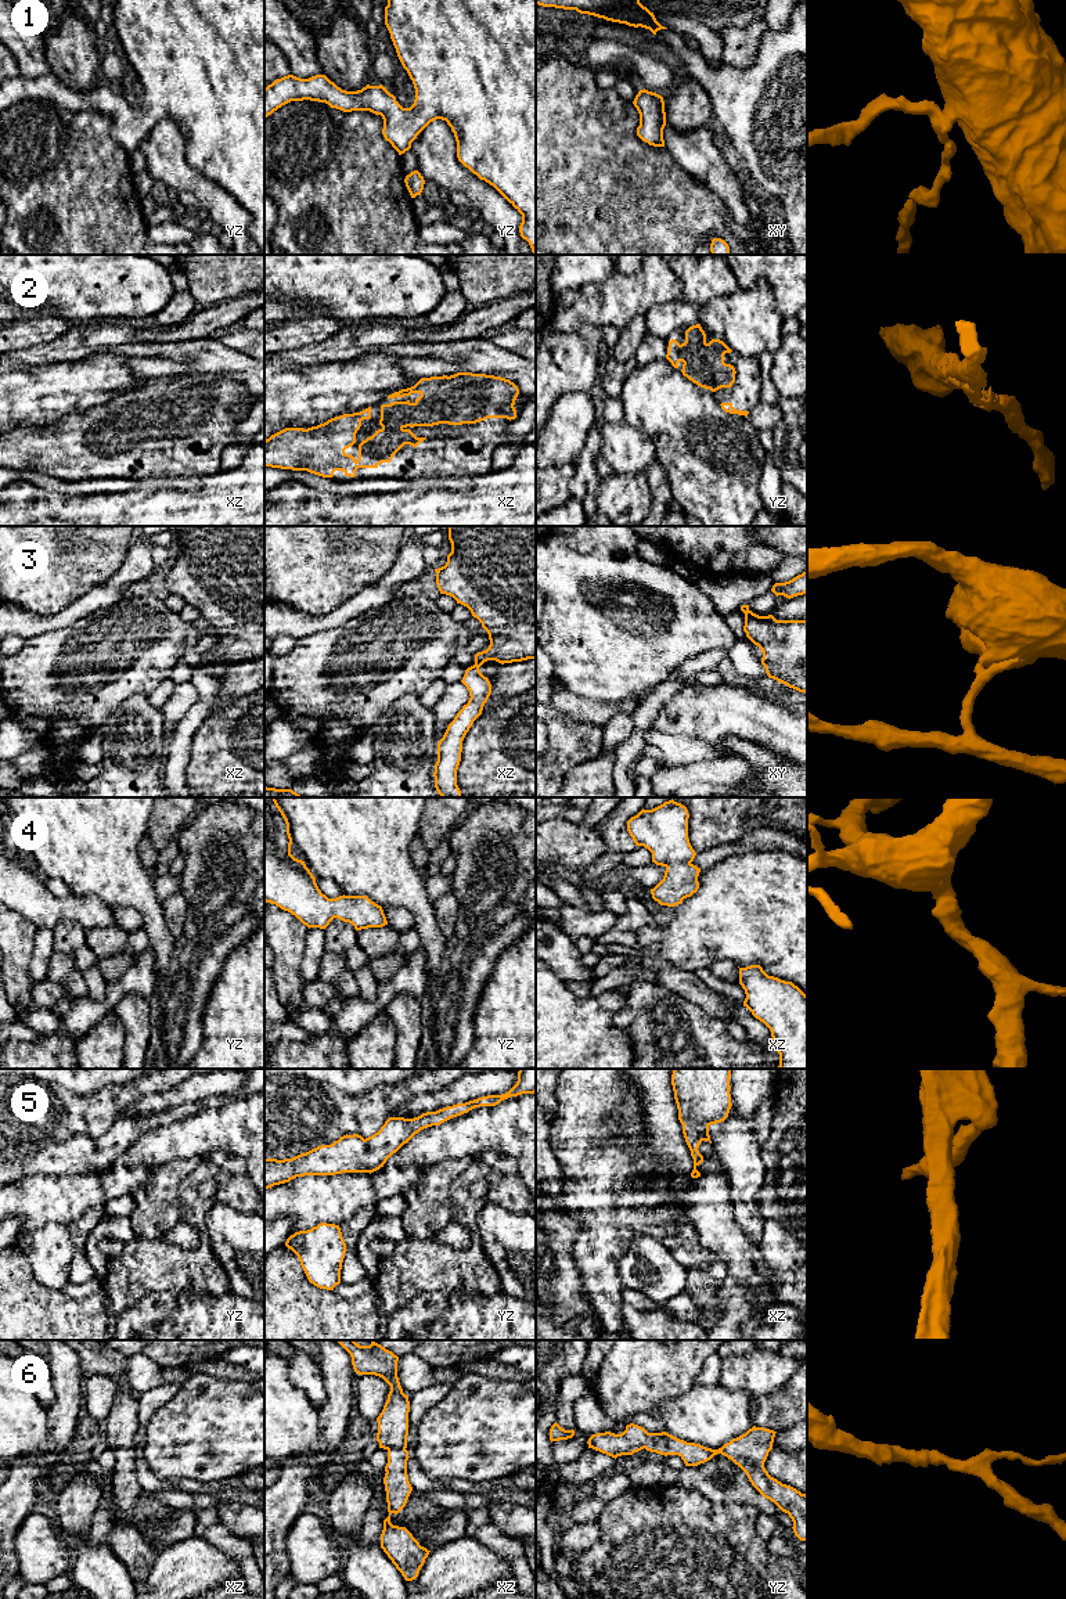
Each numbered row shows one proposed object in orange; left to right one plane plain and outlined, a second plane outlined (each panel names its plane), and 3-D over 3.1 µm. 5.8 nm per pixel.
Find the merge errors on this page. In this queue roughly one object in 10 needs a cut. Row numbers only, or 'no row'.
3

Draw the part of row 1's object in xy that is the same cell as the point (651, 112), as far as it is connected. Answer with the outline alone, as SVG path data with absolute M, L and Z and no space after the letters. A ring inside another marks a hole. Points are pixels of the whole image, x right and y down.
M644 89L638 91L633 104L640 114L637 136L649 145L665 147L666 112L663 97Z

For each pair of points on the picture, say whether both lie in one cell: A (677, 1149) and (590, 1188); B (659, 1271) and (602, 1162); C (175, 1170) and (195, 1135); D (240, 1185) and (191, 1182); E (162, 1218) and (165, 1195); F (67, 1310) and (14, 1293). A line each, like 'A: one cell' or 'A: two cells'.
A: two cells
B: two cells
C: two cells
D: one cell
E: one cell
F: one cell

